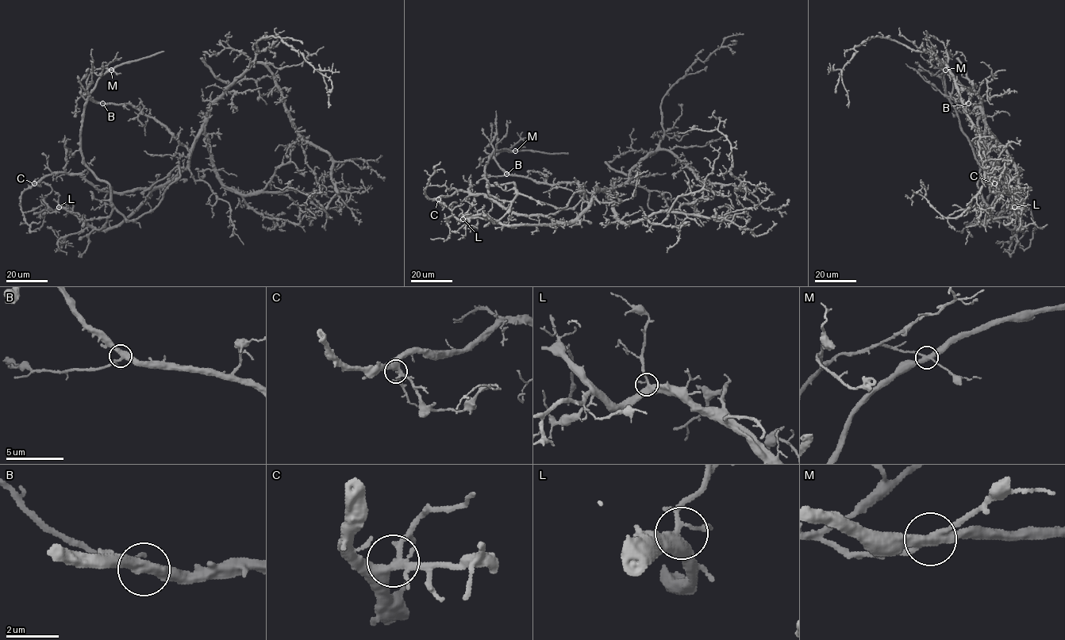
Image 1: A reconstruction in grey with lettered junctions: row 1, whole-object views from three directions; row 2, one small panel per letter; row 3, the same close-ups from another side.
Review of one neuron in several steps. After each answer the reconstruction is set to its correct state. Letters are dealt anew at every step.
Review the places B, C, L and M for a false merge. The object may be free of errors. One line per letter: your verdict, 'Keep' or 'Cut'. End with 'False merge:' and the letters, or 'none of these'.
B: Keep
C: Keep
L: Keep
M: Keep
False merge: none of these

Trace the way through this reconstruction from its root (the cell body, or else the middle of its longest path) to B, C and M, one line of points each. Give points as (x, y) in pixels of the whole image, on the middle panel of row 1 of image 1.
B: (629, 177), (613, 188), (597, 189), (589, 199), (575, 182), (538, 183), (530, 178), (506, 174)
C: (629, 177), (613, 188), (598, 190), (587, 207), (565, 222), (513, 213), (486, 194), (455, 190), (438, 199)
M: (629, 177), (613, 188), (597, 189), (589, 199), (575, 182), (547, 184), (509, 175), (494, 151), (515, 151)

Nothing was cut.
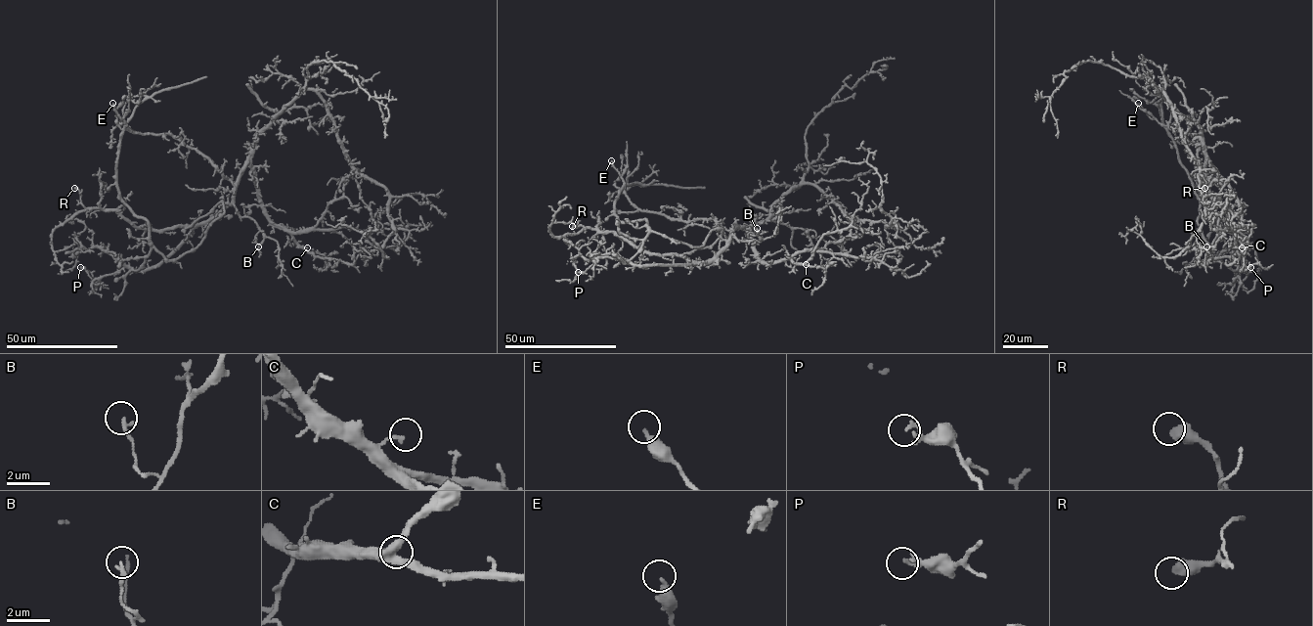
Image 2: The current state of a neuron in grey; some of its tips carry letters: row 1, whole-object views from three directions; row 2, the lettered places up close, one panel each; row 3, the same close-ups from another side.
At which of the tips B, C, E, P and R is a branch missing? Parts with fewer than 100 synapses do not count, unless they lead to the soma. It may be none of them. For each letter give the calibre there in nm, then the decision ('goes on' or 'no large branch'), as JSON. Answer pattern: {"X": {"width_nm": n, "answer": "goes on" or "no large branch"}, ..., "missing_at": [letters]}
{"B": {"width_nm": 170, "answer": "no large branch"}, "C": {"width_nm": 140, "answer": "no large branch"}, "E": {"width_nm": 320, "answer": "no large branch"}, "P": {"width_nm": 200, "answer": "no large branch"}, "R": {"width_nm": 550, "answer": "no large branch"}, "missing_at": []}

